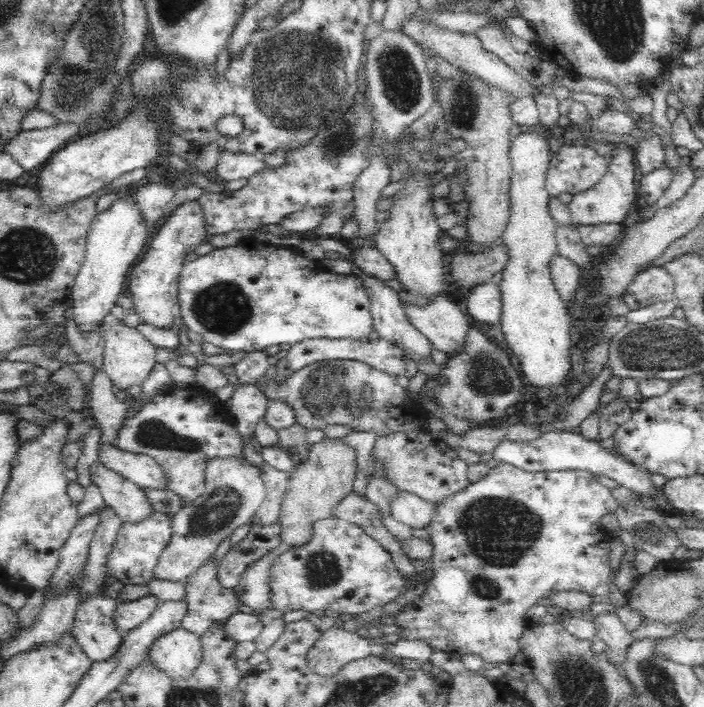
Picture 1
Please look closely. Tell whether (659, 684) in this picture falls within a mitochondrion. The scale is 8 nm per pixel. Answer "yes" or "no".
yes

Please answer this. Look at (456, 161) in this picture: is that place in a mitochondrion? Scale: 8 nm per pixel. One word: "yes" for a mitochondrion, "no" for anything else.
no

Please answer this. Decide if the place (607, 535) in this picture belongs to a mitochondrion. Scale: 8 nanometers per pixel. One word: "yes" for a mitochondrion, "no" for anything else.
no

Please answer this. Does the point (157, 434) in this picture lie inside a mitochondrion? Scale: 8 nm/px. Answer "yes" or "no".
yes

